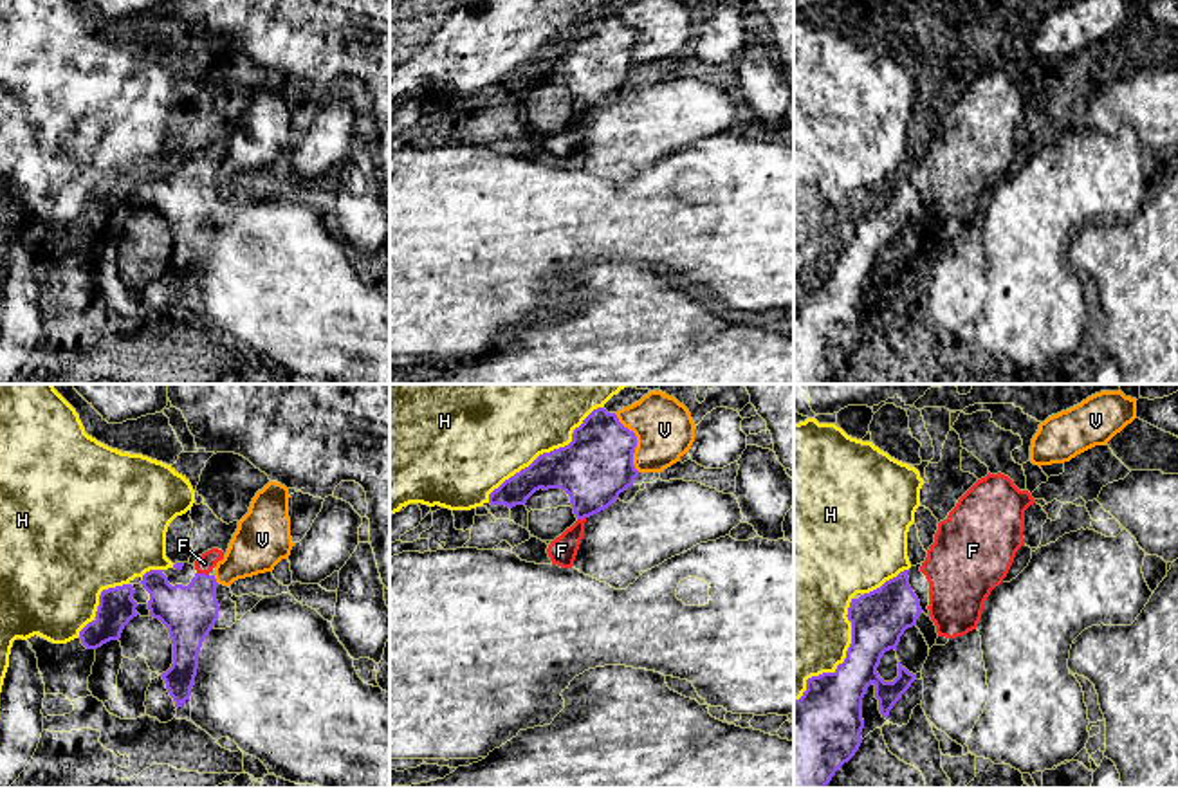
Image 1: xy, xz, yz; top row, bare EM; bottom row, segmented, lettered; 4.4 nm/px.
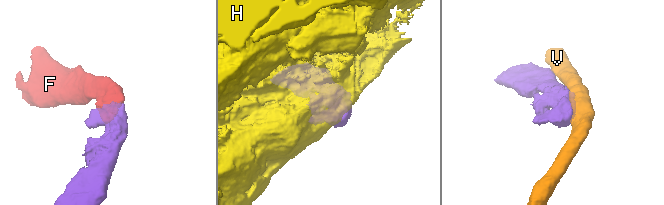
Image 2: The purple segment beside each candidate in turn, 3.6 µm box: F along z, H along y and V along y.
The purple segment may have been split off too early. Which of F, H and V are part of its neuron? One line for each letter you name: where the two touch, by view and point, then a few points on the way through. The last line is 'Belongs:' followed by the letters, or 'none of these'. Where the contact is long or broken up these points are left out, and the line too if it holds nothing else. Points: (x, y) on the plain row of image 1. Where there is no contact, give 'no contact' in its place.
F: contact xy (202, 170)
Belongs: F

